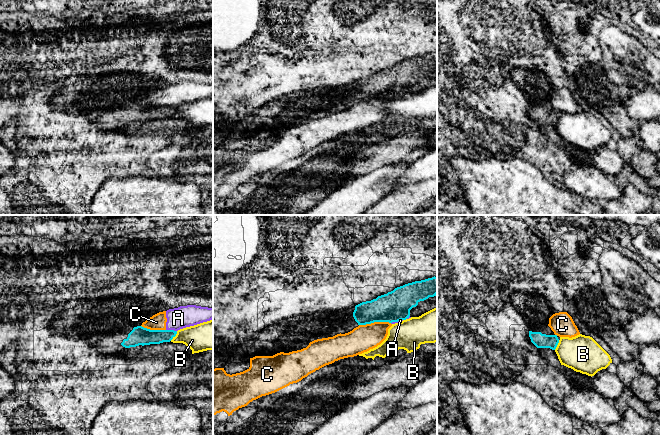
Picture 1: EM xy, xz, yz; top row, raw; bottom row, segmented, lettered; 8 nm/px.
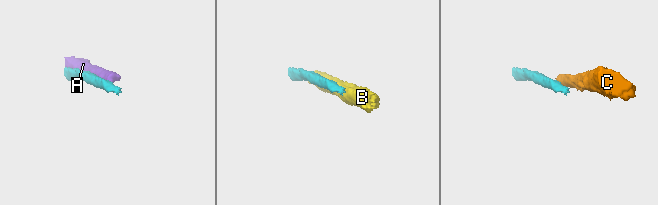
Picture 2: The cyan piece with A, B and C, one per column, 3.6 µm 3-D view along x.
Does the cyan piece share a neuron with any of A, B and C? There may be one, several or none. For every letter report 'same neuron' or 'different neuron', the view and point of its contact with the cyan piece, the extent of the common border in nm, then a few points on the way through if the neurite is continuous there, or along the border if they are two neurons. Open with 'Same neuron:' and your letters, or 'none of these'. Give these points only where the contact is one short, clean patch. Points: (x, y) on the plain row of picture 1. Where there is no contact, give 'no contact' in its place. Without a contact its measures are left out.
Same neuron: none of these
A: different neuron; contact xy (171, 106); length 90 nm
B: different neuron; contact xy (174, 112); length 100 nm
C: different neuron; contact xz (374, 97); length 260 nm; border xz (390, 98), (371, 98), (359, 101)

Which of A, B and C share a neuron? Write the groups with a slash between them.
A C / B

